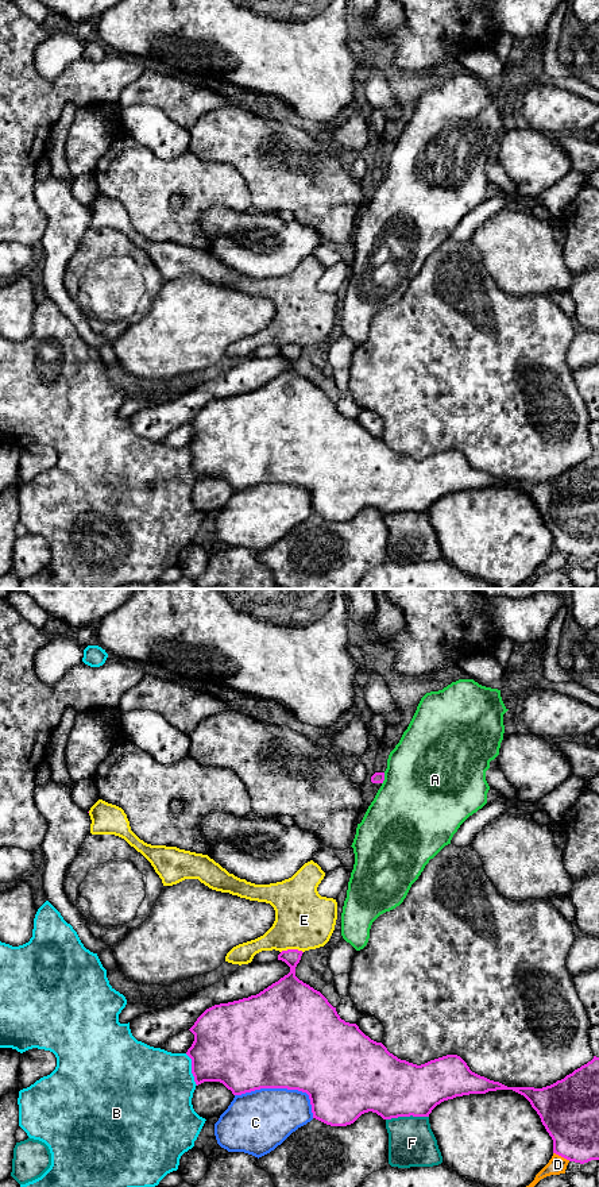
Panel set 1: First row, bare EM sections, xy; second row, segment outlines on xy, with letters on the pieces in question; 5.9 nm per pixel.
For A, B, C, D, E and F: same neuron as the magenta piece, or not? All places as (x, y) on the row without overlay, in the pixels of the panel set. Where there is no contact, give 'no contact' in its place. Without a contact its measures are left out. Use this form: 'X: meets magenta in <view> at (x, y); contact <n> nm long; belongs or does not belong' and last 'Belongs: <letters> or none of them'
A: meets magenta in xy at (383, 173); contact 70 nm long; does not belong
B: meets magenta in xy at (192, 465); contact 200 nm long; does not belong
C: meets magenta in xy at (282, 482); contact 500 nm long; does not belong
D: meets magenta in xy at (561, 551); contact 120 nm long; does not belong
E: meets magenta in xy at (292, 345); contact 140 nm long; does not belong
F: meets magenta in xy at (406, 511); contact 260 nm long; does not belong
Belongs: none of them

